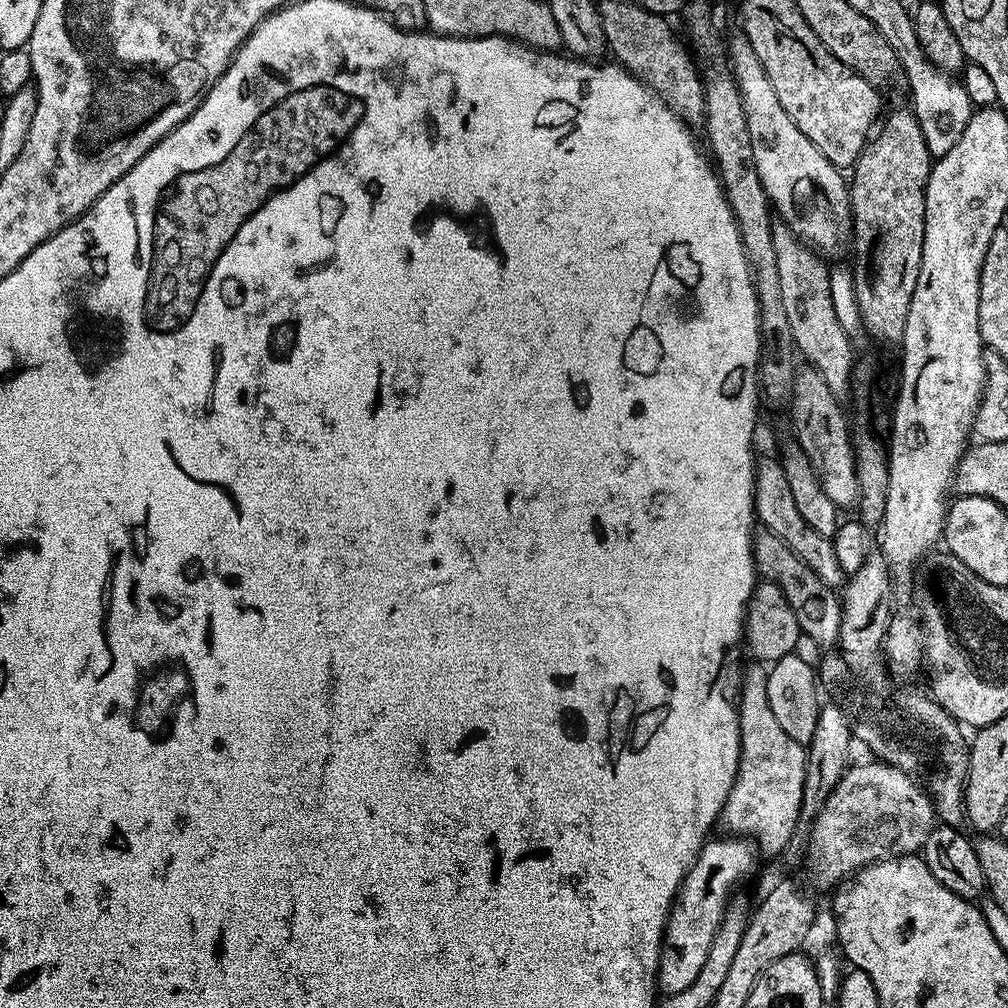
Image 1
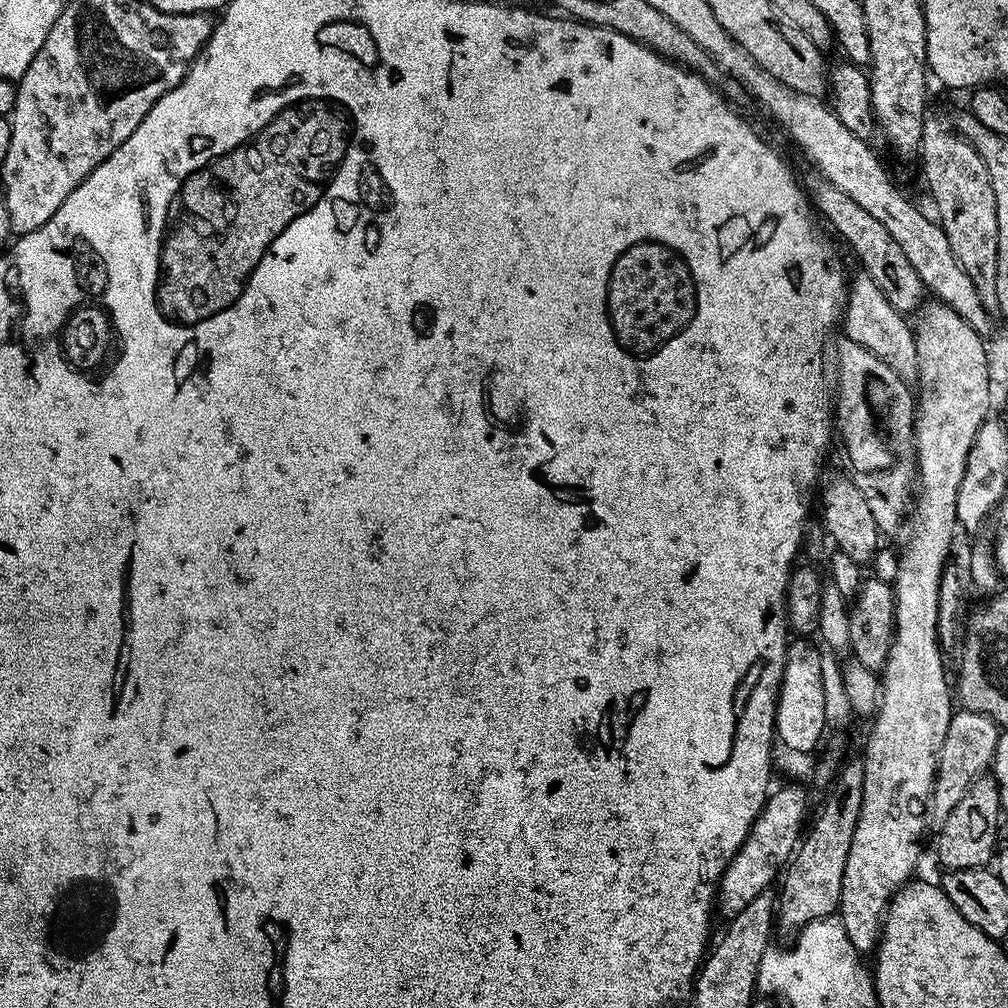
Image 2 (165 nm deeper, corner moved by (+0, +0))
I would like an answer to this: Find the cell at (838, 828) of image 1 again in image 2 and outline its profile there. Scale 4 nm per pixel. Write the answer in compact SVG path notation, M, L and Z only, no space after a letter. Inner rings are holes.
M953 711L950 726L946 726L946 738L940 747L940 756L936 760L936 784L930 797L930 816L936 822L942 822L958 806L958 801L966 795L966 790L980 776L985 775L992 763L998 738L1002 728L986 714Z

